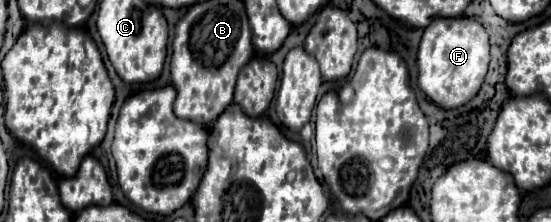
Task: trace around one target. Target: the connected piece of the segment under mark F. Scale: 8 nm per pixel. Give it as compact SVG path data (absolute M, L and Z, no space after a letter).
M468 16L436 18L424 28L418 48L418 86L440 108L456 108L480 90L490 62L490 44L484 26Z

